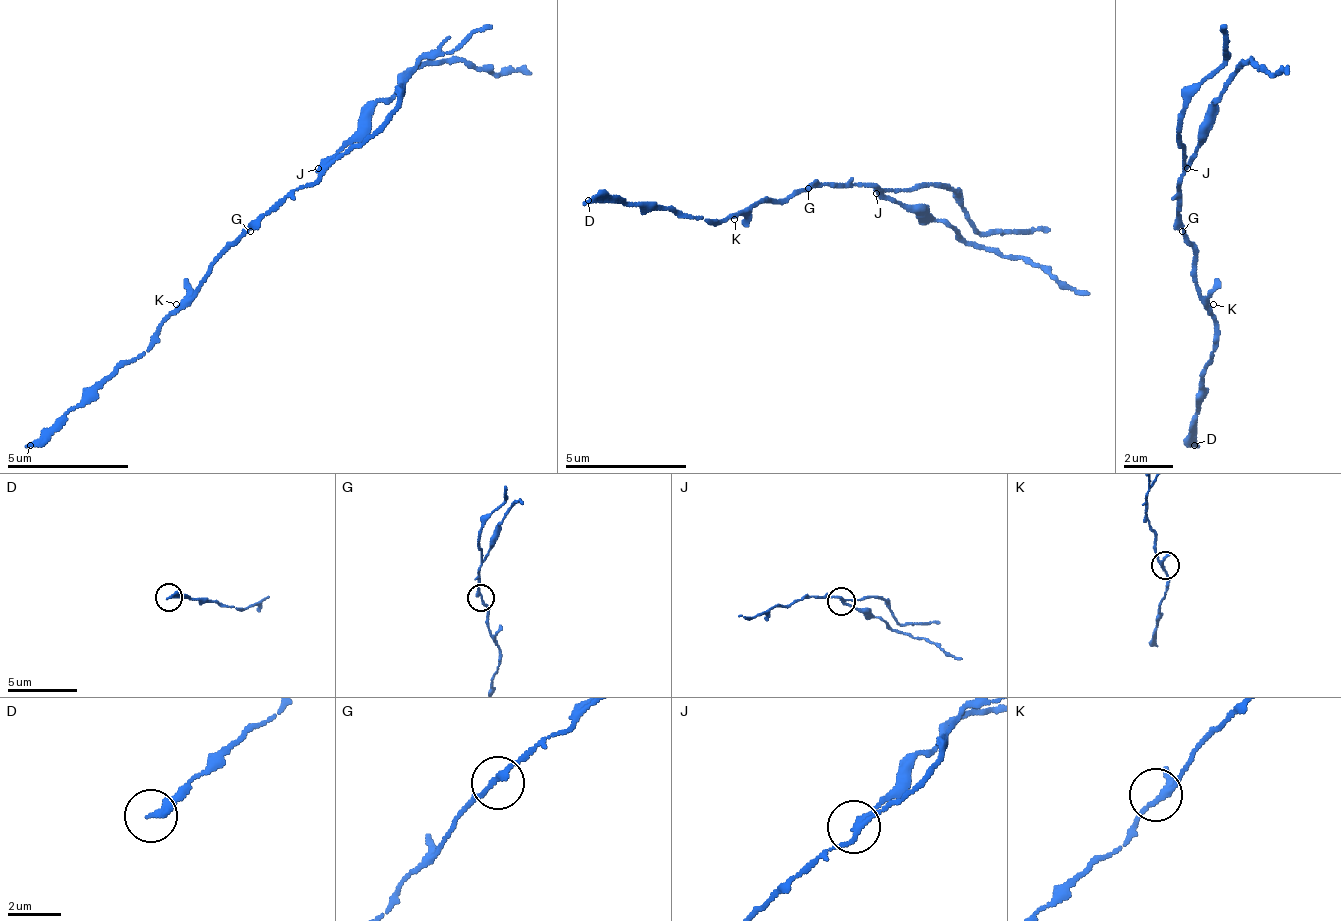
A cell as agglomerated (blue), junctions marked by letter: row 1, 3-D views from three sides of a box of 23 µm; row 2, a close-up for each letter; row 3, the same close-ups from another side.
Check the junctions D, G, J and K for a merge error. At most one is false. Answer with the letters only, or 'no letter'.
J

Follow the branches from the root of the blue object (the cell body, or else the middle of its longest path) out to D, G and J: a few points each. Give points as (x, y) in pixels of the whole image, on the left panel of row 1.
D: (274, 207), (213, 268), (213, 274), (158, 329), (158, 335), (134, 359), (121, 359), (30, 445)
G: (274, 207), (250, 231)
J: (274, 207), (280, 207), (298, 188), (304, 188), (317, 176), (317, 170)

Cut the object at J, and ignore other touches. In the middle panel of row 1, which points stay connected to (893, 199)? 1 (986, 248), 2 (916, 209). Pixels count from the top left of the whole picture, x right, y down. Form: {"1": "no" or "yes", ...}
{"1": "yes", "2": "yes"}

